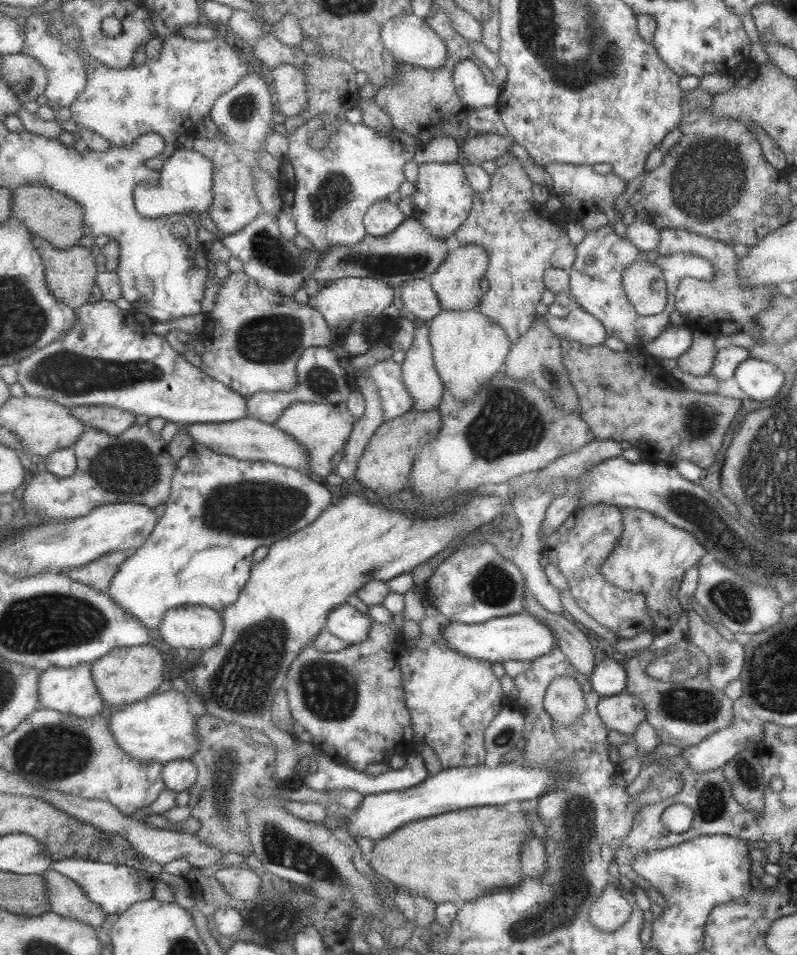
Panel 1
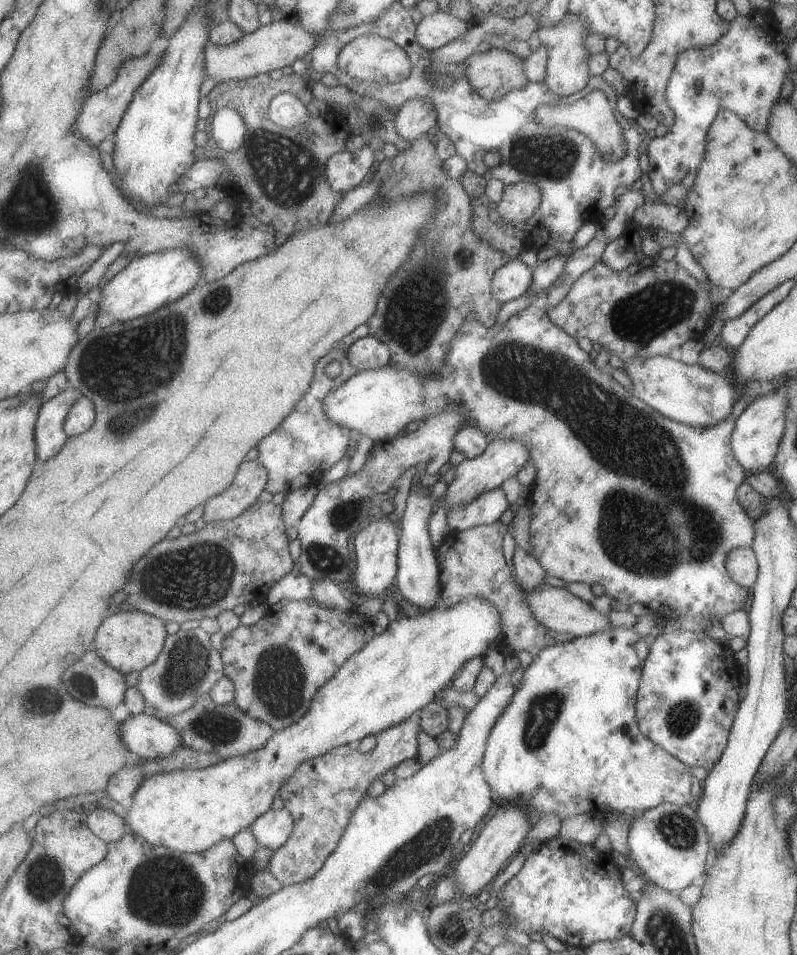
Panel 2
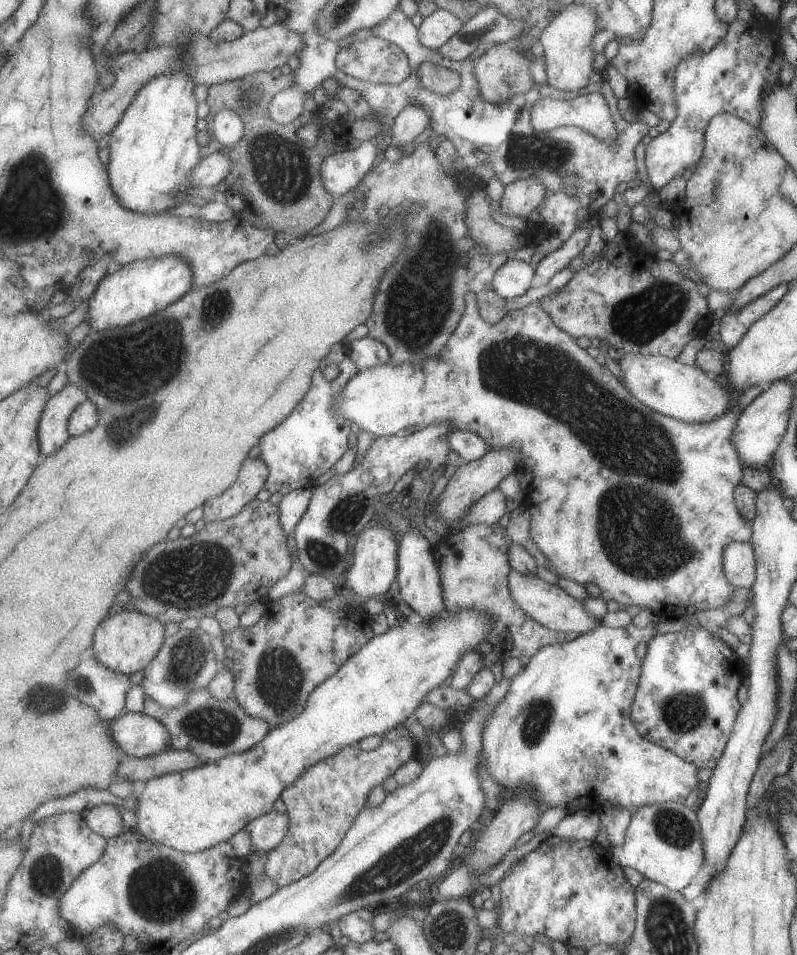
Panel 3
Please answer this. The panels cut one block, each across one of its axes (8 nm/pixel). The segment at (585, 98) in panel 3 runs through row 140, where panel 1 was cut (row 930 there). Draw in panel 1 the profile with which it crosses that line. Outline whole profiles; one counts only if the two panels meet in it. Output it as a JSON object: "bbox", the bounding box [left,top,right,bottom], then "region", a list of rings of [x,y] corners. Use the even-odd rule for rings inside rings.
{"bbox":[589,885,632,932],"region":[[[605,885],[589,912],[590,923],[599,930],[613,932],[628,921],[632,908],[620,888]]]}

